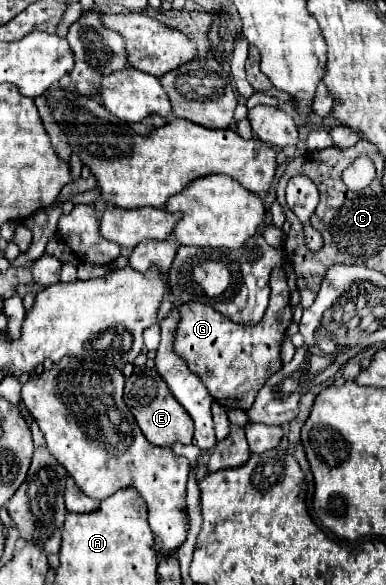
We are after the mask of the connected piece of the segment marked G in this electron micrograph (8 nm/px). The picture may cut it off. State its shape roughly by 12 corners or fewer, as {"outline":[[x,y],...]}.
{"outline":[[286,275],[260,323],[184,303],[174,351],[226,409],[248,411],[282,367]]}

